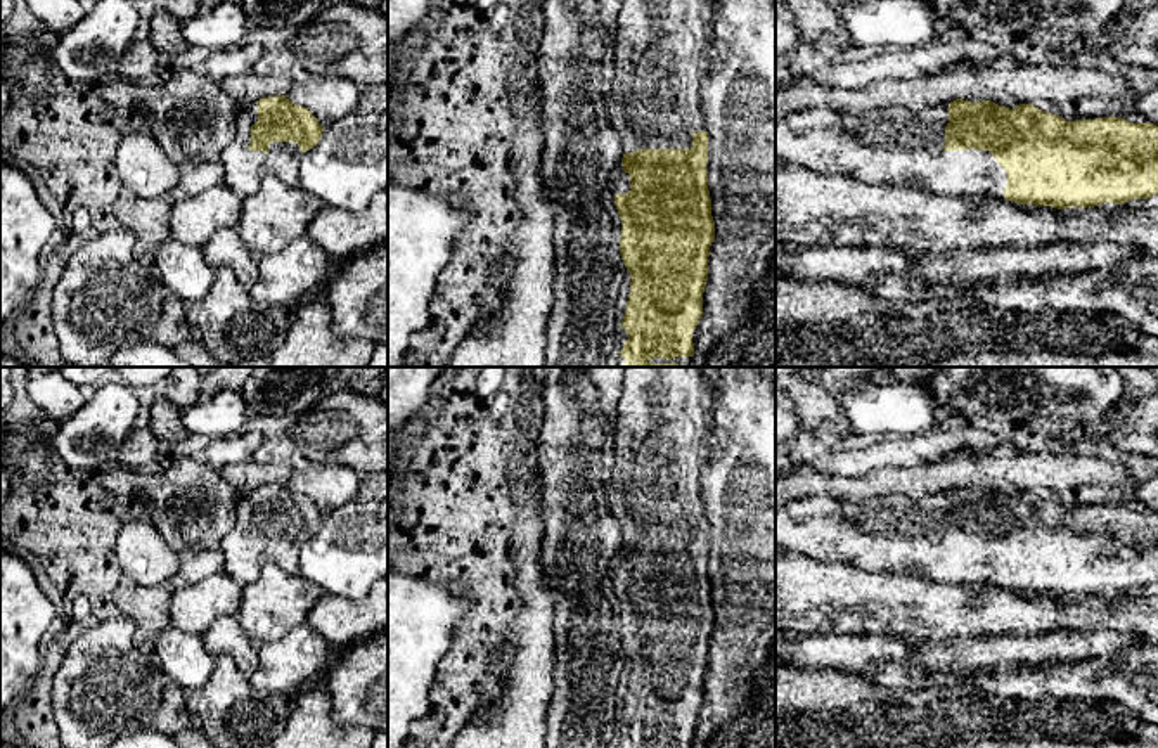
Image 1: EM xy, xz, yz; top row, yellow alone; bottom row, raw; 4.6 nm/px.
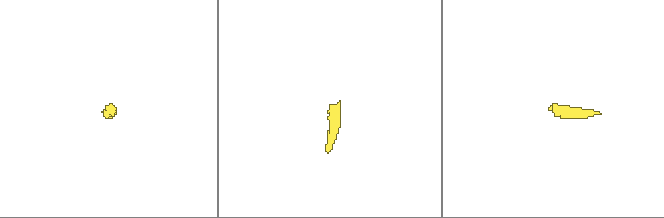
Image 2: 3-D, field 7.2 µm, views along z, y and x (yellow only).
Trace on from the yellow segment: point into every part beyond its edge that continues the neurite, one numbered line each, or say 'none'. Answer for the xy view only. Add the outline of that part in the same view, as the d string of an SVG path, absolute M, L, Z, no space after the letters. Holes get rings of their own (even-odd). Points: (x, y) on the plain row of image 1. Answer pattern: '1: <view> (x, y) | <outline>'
1: xy (244, 558) | M251 490L237 499L237 521L222 538L220 551L225 556L223 571L242 587L253 584L267 563L280 570L299 573L301 537L296 530L272 530L268 540L249 538L251 514L258 509L258 492Z

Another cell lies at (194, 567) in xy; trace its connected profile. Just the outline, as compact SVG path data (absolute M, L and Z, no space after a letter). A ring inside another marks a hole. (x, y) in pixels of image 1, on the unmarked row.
M220 547L204 549L201 552L182 552L178 554L180 568L177 577L185 585L194 585L215 573L223 571L225 568L225 556L222 554Z

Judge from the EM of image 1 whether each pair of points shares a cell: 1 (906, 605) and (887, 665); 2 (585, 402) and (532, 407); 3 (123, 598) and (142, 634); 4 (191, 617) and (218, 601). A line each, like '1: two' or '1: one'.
1: two
2: two
3: one
4: one

